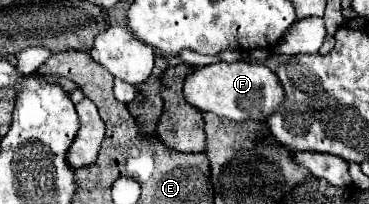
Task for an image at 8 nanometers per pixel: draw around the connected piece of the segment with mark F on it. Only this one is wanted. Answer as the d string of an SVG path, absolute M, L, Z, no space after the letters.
M218 62L196 68L196 72L186 78L184 96L202 112L214 112L216 116L236 122L266 120L284 102L284 90L278 76L268 66L258 62Z

